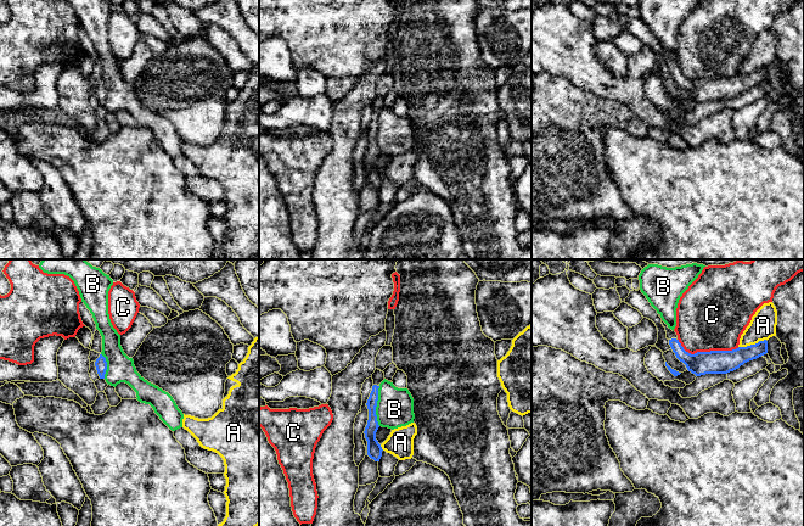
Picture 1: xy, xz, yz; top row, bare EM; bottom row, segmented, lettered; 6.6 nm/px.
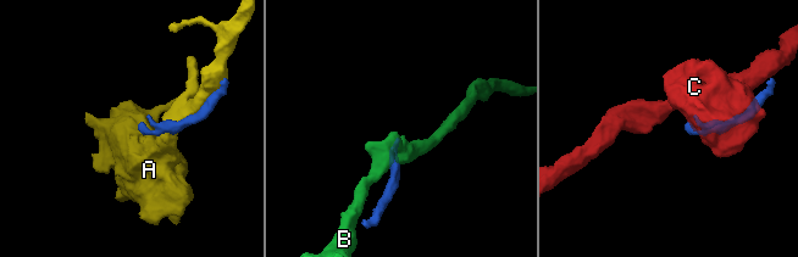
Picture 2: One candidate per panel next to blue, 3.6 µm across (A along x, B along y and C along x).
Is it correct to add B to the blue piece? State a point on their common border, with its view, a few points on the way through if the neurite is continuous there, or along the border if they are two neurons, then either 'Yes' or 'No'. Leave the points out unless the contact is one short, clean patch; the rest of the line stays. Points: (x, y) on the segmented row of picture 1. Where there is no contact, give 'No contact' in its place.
Touches blue at xz (376, 406). Boundary: xz (380, 386), (376, 406), (378, 425). No

